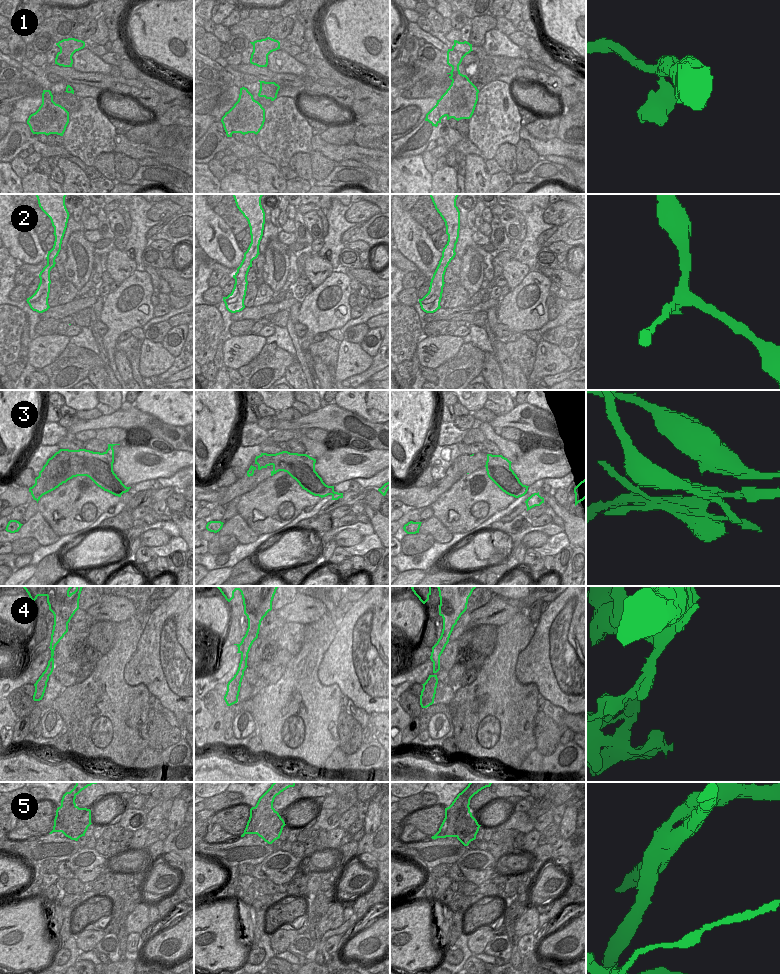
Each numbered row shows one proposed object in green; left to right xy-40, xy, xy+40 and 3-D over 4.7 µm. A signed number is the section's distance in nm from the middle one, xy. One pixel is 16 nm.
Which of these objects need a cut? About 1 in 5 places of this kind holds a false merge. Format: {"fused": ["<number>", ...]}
{"fused": ["3", "4", "5"]}

